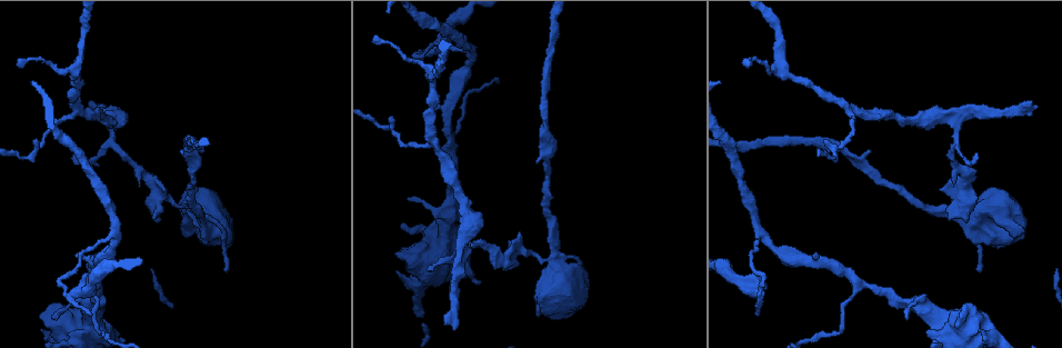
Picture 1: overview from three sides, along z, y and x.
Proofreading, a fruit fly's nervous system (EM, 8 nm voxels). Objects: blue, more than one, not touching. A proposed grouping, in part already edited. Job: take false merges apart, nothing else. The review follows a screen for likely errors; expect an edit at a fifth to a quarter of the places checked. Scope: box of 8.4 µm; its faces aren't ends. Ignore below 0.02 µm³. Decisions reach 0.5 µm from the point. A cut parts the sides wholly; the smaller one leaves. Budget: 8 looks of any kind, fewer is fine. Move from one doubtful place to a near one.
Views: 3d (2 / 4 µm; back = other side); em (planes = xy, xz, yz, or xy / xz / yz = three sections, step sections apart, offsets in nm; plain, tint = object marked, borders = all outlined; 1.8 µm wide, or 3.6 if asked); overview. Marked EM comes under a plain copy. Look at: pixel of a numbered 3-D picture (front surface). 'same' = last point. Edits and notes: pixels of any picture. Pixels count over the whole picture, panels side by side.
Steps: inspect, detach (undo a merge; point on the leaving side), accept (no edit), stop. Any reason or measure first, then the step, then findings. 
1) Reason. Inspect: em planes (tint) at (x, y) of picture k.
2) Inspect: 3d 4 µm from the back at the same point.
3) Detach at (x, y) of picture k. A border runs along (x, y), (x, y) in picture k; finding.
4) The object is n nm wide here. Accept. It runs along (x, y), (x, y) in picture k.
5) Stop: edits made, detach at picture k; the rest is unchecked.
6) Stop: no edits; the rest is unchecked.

Sharp bend. Inspect: em planes (tint) at (417, 53) of picture 1.

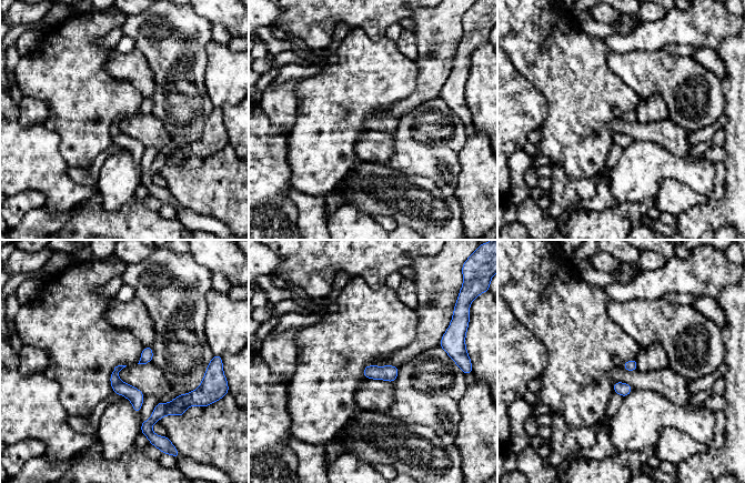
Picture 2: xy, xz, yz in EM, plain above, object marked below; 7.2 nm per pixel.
The object is 90 nm wide here. Detach at (177, 406) of picture 2. A second neuron is stuck on.

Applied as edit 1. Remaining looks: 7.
A fork. Inspect: em 3.6 µm planes (tint) at (468, 250) of picture 1.

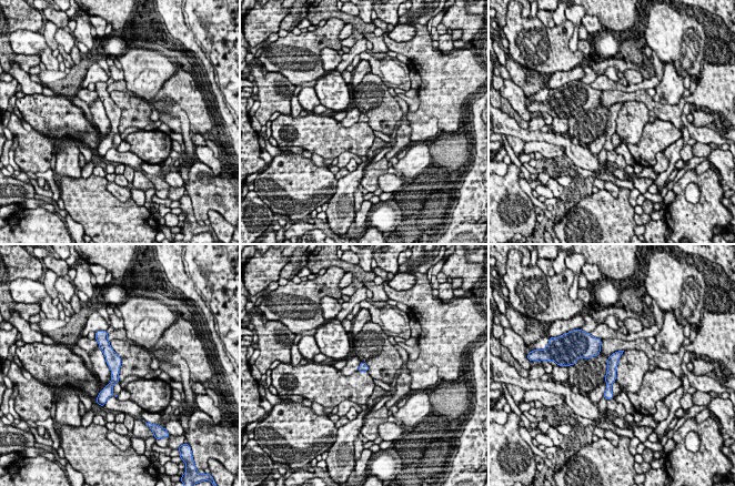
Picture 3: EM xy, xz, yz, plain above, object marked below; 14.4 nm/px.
Accept. It runs along (103, 340), (114, 363), (104, 397) in picture 3; continuous, no second neuron.

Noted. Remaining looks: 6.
Stop: edits made, detach at picture 2; the rest is unchecked.

